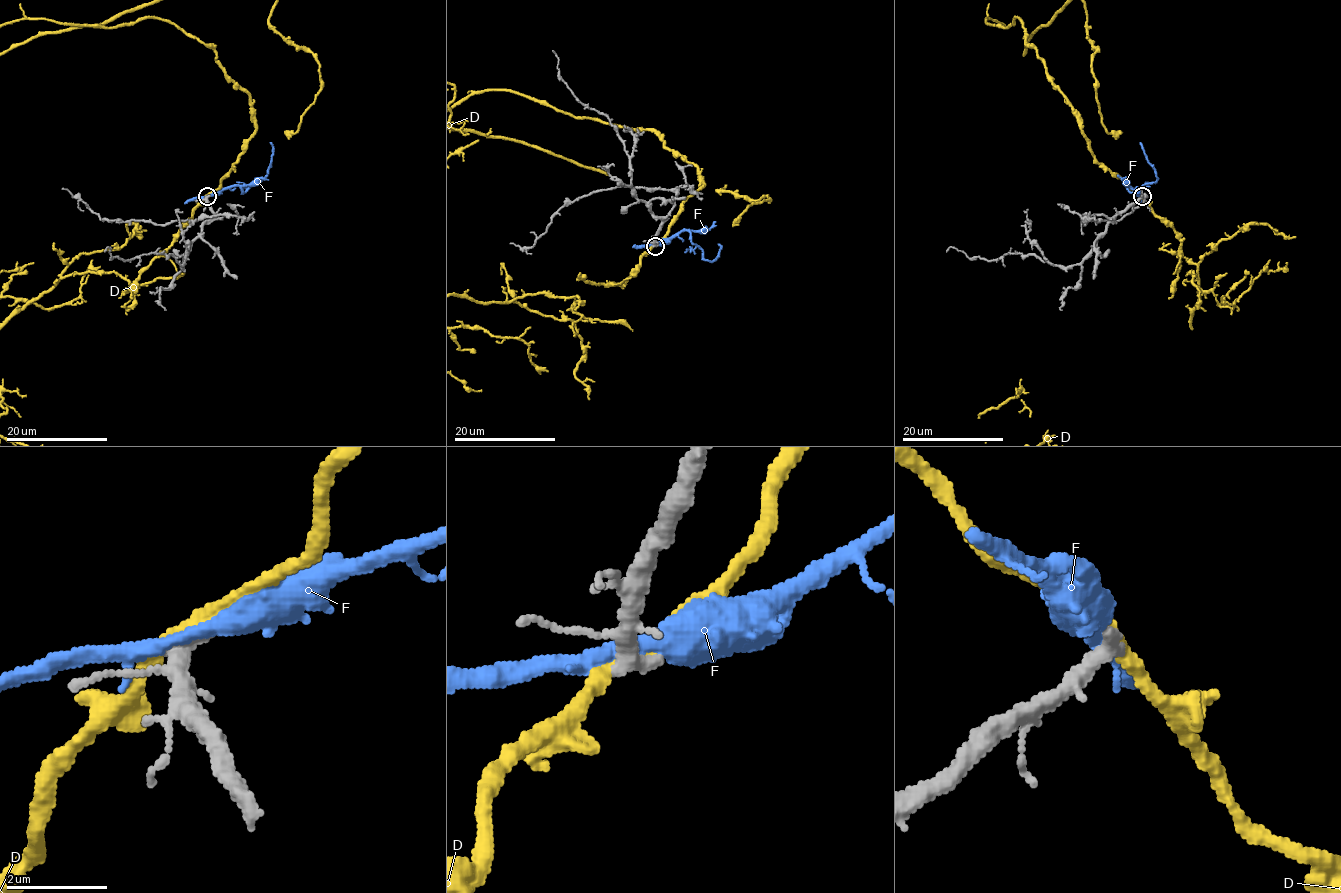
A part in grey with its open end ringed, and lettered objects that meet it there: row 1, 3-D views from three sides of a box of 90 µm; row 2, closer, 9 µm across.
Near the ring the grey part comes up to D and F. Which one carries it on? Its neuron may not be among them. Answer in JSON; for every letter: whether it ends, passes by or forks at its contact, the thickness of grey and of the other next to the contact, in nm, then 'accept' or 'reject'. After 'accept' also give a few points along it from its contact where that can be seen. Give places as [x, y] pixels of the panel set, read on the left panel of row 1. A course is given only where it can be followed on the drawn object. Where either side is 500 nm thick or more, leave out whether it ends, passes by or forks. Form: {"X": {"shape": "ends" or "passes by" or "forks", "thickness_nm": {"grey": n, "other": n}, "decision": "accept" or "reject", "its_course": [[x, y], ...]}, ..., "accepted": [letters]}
{"D": {"shape": "passes by", "thickness_nm": {"grey": 240, "other": 320}, "decision": "reject"}, "F": {"shape": "passes by", "thickness_nm": {"grey": 260, "other": 360}, "decision": "reject"}, "accepted": []}

